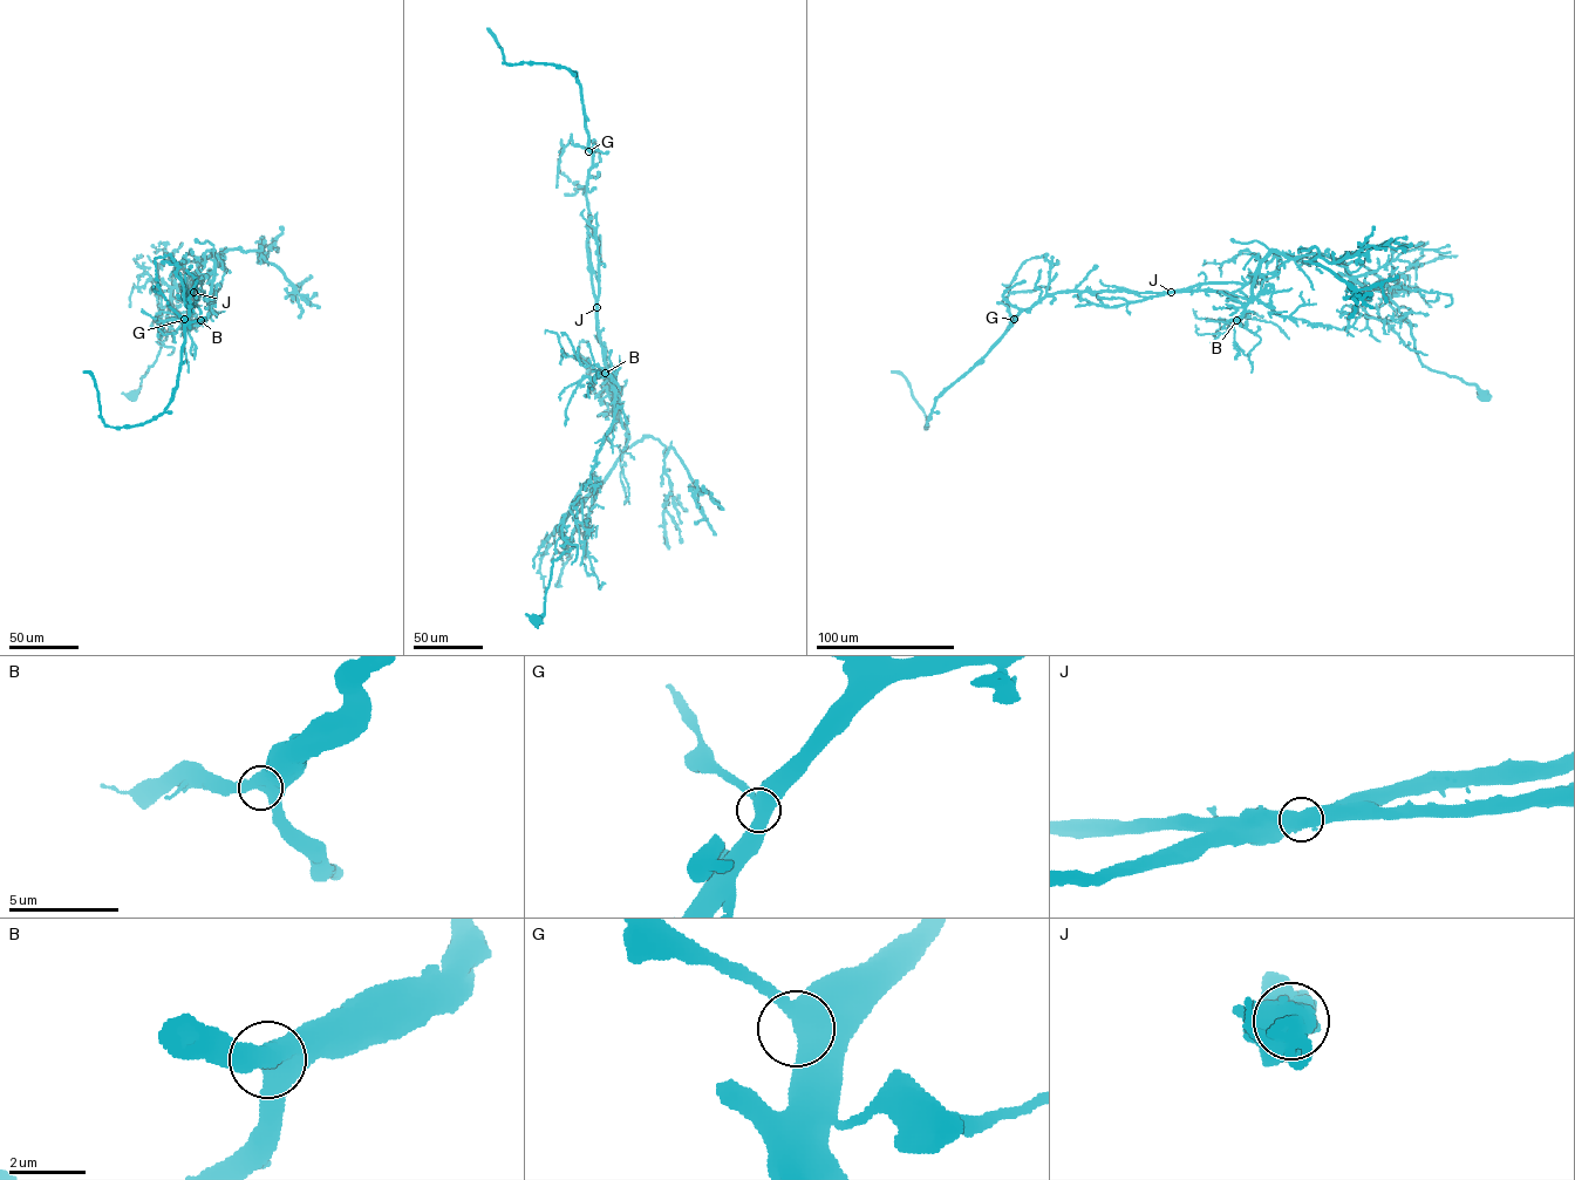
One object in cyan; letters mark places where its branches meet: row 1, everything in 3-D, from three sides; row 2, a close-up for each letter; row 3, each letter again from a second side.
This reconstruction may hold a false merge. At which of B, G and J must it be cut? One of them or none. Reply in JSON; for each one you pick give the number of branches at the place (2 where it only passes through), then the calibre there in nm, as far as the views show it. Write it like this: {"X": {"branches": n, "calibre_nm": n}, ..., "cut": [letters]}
{"J": {"branches": 2, "calibre_nm": 800}, "cut": ["J"]}

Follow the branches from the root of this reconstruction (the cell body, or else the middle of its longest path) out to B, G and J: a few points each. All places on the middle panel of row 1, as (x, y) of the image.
B: (537, 620), (544, 613), (552, 563), (573, 547), (575, 515), (626, 447), (615, 383), (605, 373)
G: (537, 620), (552, 563), (573, 547), (575, 515), (627, 434), (606, 384), (597, 332), (586, 244), (588, 151)
J: (537, 620), (544, 613), (552, 563), (573, 547), (575, 515), (626, 447), (618, 397), (606, 384), (597, 307)

